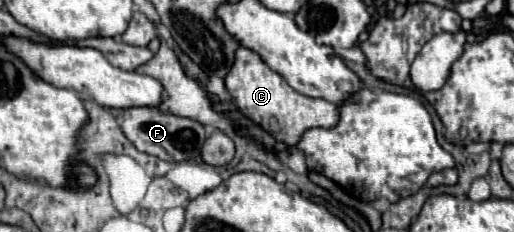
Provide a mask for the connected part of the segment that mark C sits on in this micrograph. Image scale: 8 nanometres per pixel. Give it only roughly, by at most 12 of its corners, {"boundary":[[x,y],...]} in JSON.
{"boundary":[[238,48],[224,78],[238,110],[294,146],[338,108],[298,94]]}

